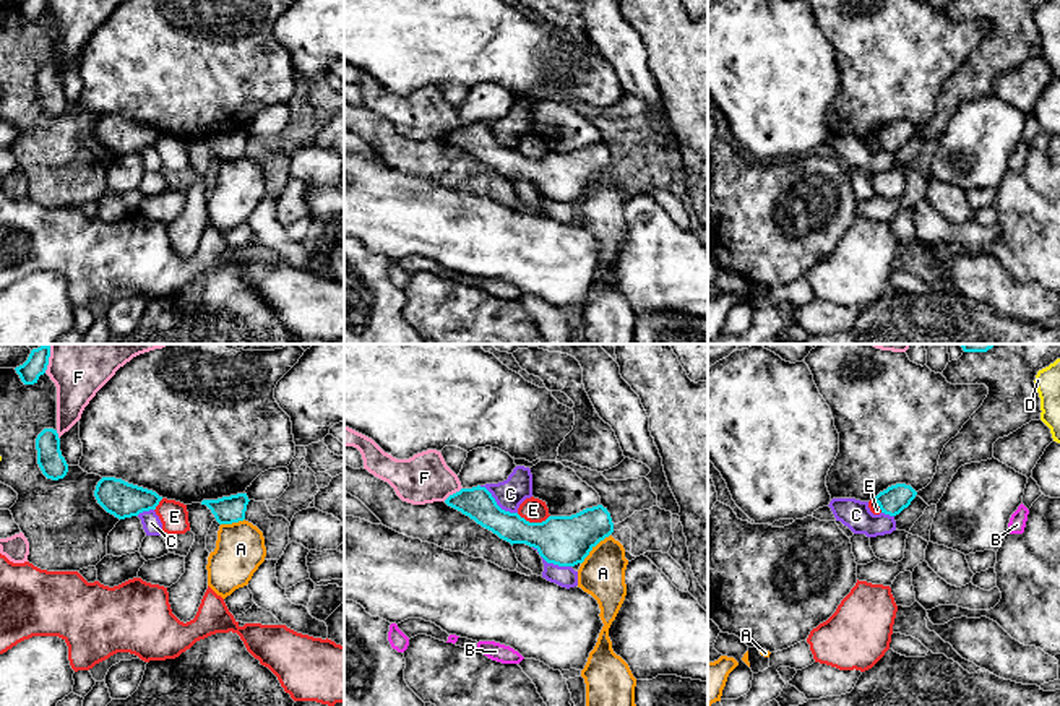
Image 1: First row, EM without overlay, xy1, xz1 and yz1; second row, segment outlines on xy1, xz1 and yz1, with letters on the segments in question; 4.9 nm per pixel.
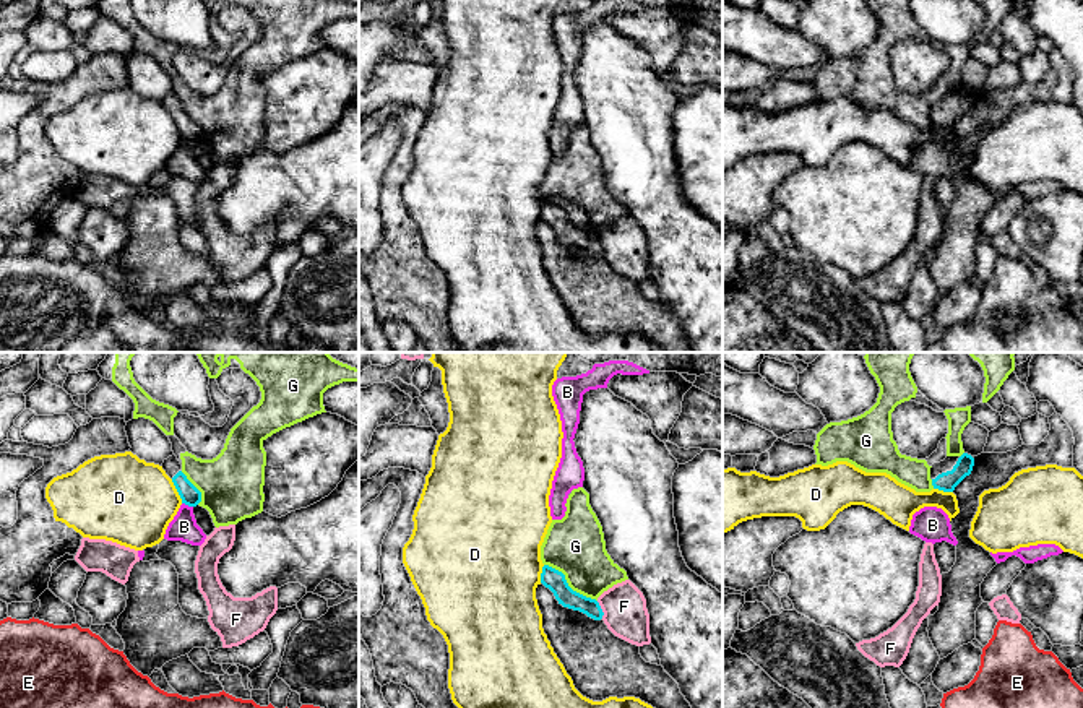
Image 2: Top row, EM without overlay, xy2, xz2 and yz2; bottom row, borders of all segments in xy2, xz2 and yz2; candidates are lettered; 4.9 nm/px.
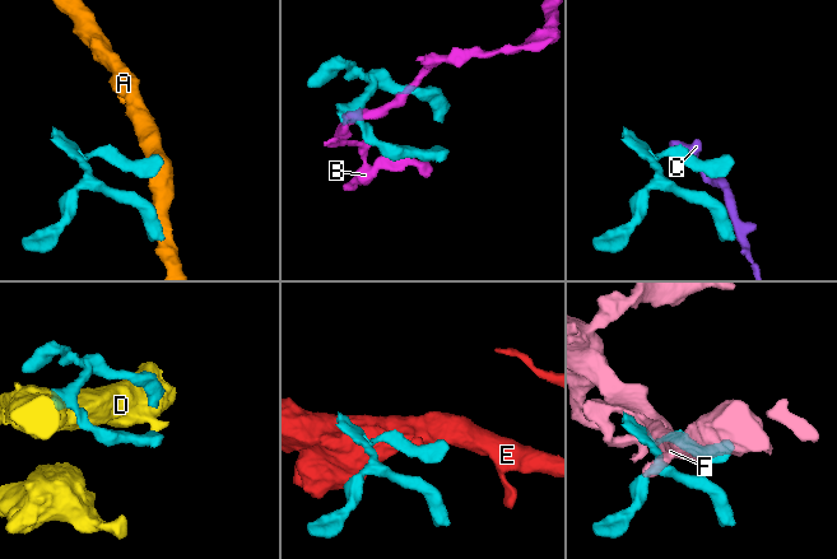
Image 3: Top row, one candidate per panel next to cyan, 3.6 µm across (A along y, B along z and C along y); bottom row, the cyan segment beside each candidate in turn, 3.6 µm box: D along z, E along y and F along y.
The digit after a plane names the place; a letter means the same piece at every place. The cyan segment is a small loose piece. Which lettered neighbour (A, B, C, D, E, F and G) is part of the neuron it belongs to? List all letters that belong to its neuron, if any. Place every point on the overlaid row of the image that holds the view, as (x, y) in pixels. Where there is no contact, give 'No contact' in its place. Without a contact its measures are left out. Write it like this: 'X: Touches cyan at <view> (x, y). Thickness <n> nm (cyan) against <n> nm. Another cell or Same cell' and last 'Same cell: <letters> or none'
A: Touches cyan at xz1 (591, 549). Thickness 260 nm (cyan) against 220 nm. Another cell
B: Touches cyan at xy2 (187, 504). Thickness 100 nm (cyan) against 130 nm. Another cell
C: Touches cyan at xz1 (495, 503). Thickness 160 nm (cyan) against 150 nm. Another cell
D: Touches cyan at xy2 (177, 491). Thickness 100 nm (cyan) against 420 nm. Another cell
E: Touches cyan at xz1 (533, 523). Thickness 260 nm (cyan) against 120 nm. Another cell
F: Touches cyan at xz1 (453, 494). Thickness 160 nm (cyan) against 240 nm. Another cell
G: Touches cyan at xz2 (567, 585). Thickness 100 nm (cyan) against 300 nm. Another cell
Same cell: none

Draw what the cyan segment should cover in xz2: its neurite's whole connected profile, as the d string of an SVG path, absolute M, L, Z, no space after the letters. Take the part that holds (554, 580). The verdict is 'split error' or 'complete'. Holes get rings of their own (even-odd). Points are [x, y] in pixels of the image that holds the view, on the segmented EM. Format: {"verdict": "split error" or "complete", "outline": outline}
{"verdict": "complete", "outline": "M544 565L541 573L541 583L554 593L555 599L563 607L580 611L594 620L602 619L604 612L599 602L596 599L586 598L573 591L568 586L565 575L562 572L549 565Z"}

